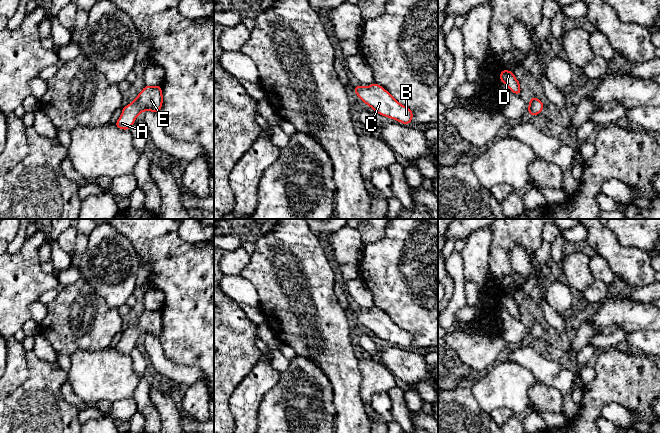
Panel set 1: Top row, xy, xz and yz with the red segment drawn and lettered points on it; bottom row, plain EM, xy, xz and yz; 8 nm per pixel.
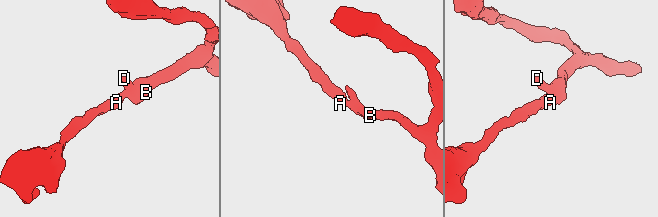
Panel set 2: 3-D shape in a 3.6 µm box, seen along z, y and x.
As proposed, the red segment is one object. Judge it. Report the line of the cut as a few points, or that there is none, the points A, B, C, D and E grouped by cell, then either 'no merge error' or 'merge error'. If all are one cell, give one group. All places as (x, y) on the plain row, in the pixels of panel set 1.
no cut; A B C D E; no merge error

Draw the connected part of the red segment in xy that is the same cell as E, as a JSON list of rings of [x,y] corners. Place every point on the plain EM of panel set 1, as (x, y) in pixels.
[[[145,309],[136,323],[122,332],[122,338],[114,349],[119,353],[130,354],[140,337],[143,335],[152,335],[159,339],[162,328],[163,319],[161,309]]]

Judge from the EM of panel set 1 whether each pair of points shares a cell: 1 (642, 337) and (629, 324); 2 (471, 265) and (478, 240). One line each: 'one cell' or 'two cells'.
1: two cells
2: one cell

